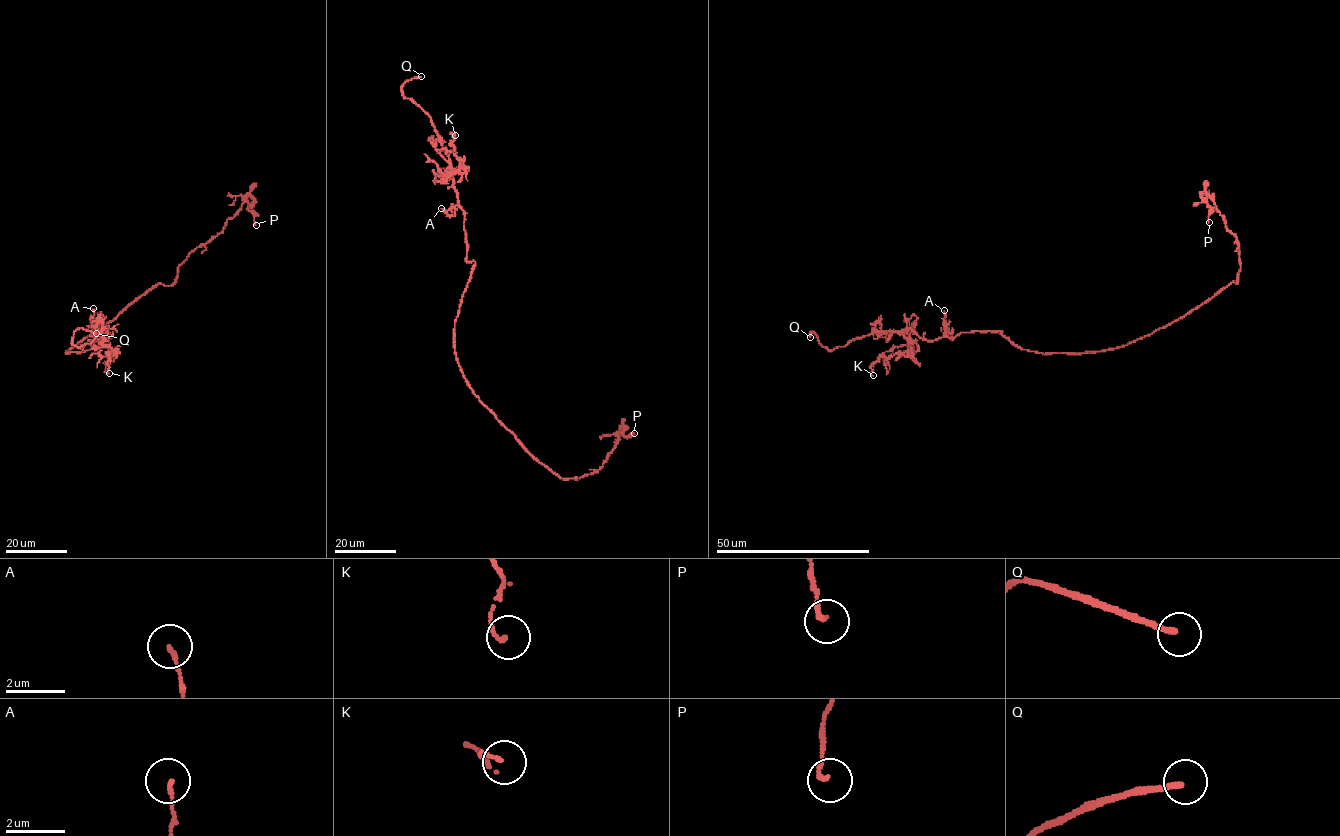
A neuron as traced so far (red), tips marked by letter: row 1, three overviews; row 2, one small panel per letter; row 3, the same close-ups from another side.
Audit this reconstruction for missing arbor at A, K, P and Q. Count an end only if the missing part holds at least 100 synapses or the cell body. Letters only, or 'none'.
Q

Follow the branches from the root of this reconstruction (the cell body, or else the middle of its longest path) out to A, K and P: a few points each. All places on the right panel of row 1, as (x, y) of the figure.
A: (1094, 352), (1043, 354), (1024, 350), (1002, 331), (961, 332), (948, 337), (944, 333), (944, 310)
K: (1094, 352), (1024, 350), (1002, 331), (928, 340), (908, 330), (908, 350), (880, 356), (871, 364), (873, 375)
P: (1094, 352), (1122, 347), (1152, 334), (1233, 281), (1238, 283), (1237, 239), (1207, 195), (1209, 222)

